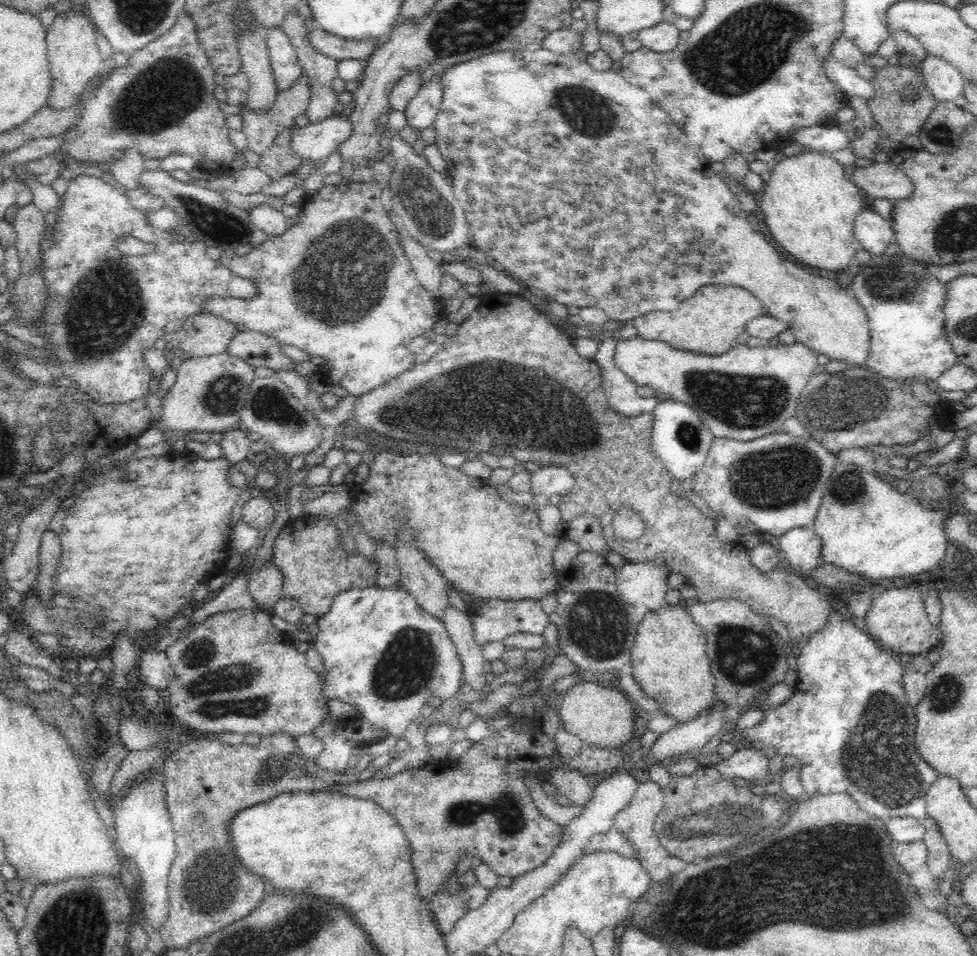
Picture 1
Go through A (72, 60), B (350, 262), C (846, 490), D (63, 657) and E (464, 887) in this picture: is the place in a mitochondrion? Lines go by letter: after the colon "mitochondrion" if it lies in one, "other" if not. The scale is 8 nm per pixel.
A: other
B: mitochondrion
C: mitochondrion
D: other
E: other

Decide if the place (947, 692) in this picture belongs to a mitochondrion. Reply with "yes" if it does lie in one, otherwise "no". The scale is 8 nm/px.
yes

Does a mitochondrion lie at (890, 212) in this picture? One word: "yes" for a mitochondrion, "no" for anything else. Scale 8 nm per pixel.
no

